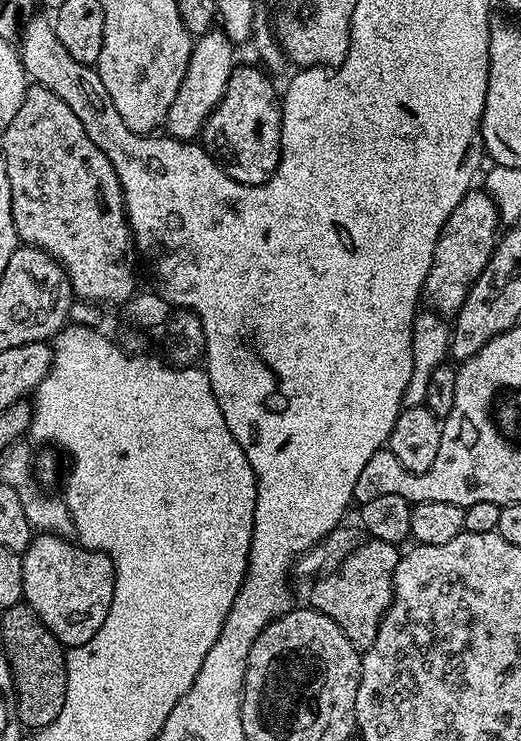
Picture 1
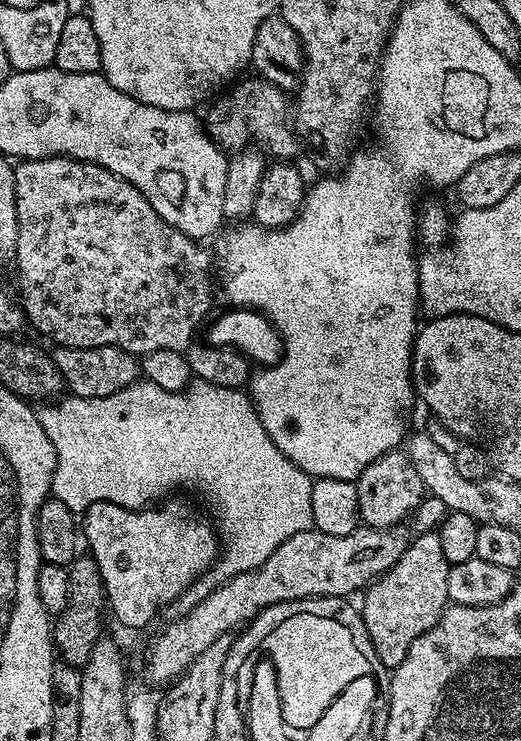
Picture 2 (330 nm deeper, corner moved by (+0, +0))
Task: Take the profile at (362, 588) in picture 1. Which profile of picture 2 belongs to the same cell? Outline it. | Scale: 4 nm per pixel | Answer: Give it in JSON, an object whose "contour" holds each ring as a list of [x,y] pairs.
{"contour":[[[439,531],[421,532],[388,572],[363,589],[364,605],[361,603],[358,611],[378,658],[389,670],[400,665],[402,658],[406,658],[406,650],[410,650],[426,630],[433,628],[444,609],[449,607],[446,590],[449,567],[446,554],[442,554]]]}

